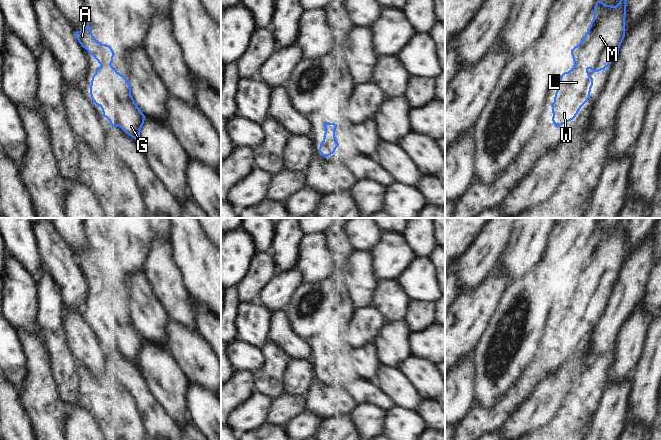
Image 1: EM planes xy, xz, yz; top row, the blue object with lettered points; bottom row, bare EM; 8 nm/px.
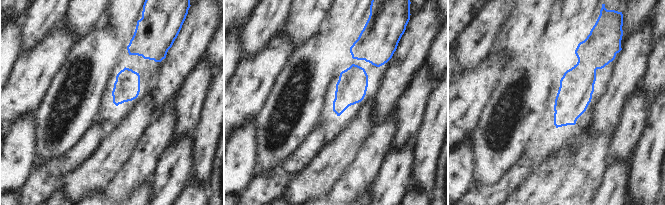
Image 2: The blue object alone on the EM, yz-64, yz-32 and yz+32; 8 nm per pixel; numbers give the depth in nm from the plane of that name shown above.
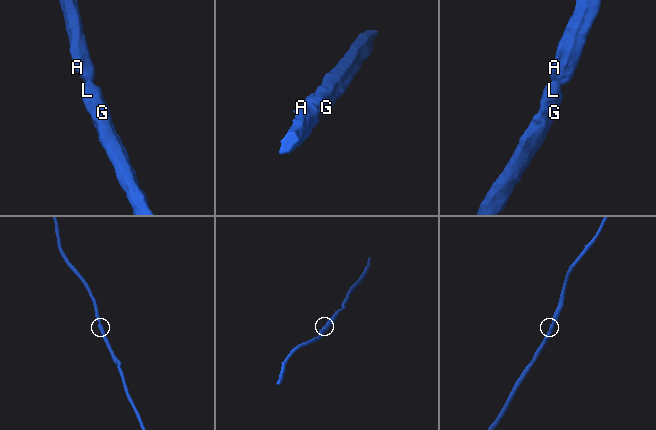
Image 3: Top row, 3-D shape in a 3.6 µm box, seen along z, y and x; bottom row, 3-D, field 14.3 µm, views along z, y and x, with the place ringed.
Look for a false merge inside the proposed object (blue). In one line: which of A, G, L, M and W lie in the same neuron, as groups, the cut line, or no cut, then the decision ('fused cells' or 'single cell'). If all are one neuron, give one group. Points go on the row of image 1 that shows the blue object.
groups A G L M W; cut none; single cell

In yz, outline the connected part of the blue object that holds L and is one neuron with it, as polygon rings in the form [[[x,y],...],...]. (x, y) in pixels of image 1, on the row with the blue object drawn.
[[[601,0],[596,2],[594,17],[585,36],[571,50],[575,65],[568,72],[564,72],[557,83],[557,91],[551,105],[555,127],[573,120],[590,98],[593,78],[588,70],[591,69],[594,72],[604,70],[619,55],[619,48],[625,37],[626,2],[627,0],[620,0],[616,6],[606,5]]]

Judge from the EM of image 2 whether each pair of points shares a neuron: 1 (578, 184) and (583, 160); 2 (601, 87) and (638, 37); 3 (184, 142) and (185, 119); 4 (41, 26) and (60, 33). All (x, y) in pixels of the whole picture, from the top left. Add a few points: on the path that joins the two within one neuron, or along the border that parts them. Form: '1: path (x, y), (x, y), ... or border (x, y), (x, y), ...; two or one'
1: path (583, 178), (583, 166); one
2: path (613, 75), (637, 49); one
3: border (192, 130), (179, 131); two
4: border (63, 20), (50, 31), (36, 48); two

